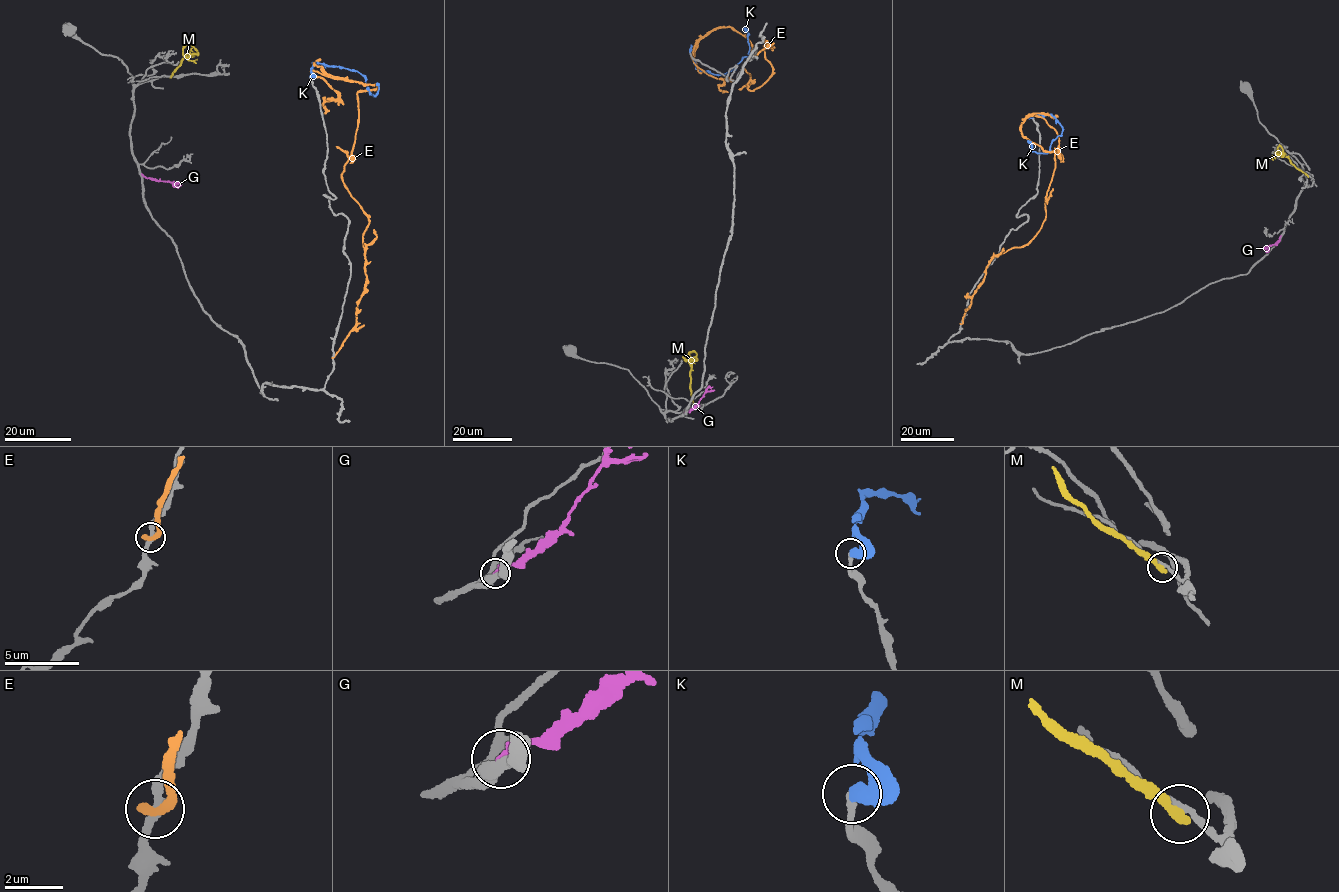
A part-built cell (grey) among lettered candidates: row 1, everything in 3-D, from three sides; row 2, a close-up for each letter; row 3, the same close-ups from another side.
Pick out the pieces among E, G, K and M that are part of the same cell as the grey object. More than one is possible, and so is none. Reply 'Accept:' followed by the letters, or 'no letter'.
Accept: K

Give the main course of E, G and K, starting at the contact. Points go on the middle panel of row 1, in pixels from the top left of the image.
E: (755, 56), (769, 45), (772, 76), (751, 90), (748, 38), (698, 41), (724, 91)
G: (684, 413), (705, 393), (714, 389)
K: (690, 52), (697, 68), (714, 75), (725, 74), (749, 55), (748, 33), (744, 28)

